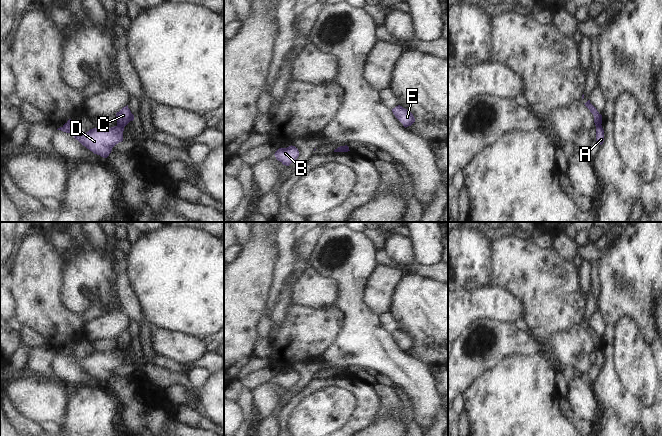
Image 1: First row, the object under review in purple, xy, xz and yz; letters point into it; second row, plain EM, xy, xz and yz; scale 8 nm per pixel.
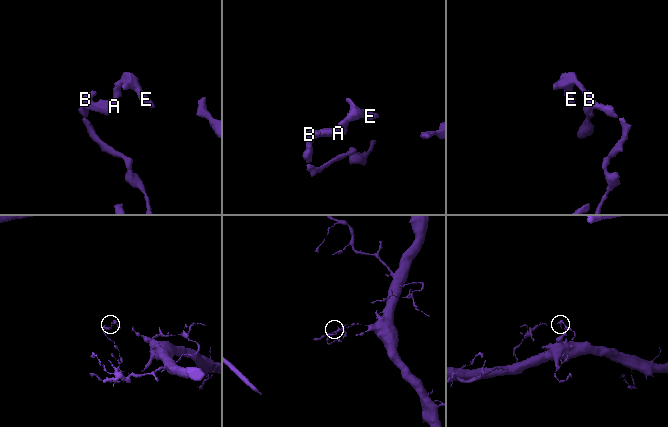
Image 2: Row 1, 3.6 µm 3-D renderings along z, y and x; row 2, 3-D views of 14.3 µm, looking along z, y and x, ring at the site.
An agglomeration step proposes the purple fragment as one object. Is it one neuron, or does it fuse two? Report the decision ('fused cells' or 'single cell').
fused cells

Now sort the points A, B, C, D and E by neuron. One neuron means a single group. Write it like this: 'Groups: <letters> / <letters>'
Groups: A B D / C E

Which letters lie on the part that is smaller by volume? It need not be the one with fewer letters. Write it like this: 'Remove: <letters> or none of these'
Remove: C, E

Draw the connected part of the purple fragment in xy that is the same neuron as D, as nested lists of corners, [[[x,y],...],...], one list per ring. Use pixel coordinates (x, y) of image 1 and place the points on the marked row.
[[[69,119],[62,127],[61,130],[70,133],[76,140],[83,146],[92,151],[94,154],[107,158],[112,151],[112,148],[123,141],[124,127],[114,126],[111,128],[93,128],[86,132],[84,135],[78,135],[73,132],[73,120]]]

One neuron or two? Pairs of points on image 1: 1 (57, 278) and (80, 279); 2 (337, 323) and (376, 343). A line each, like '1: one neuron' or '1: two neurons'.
1: two neurons
2: two neurons

